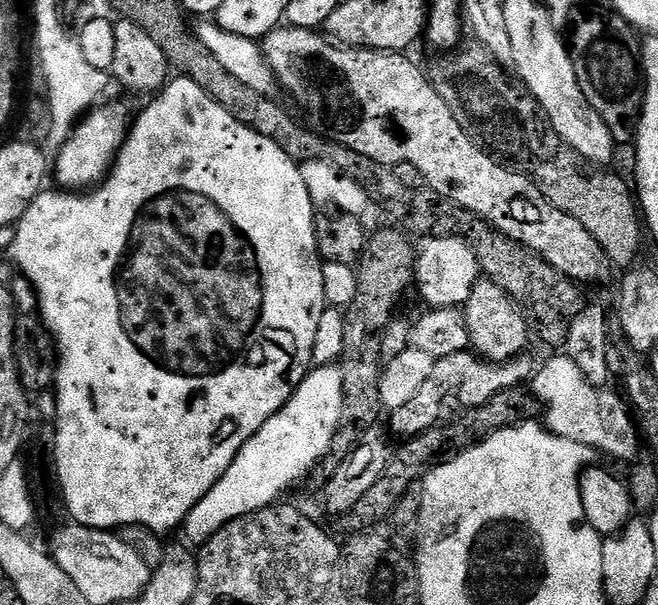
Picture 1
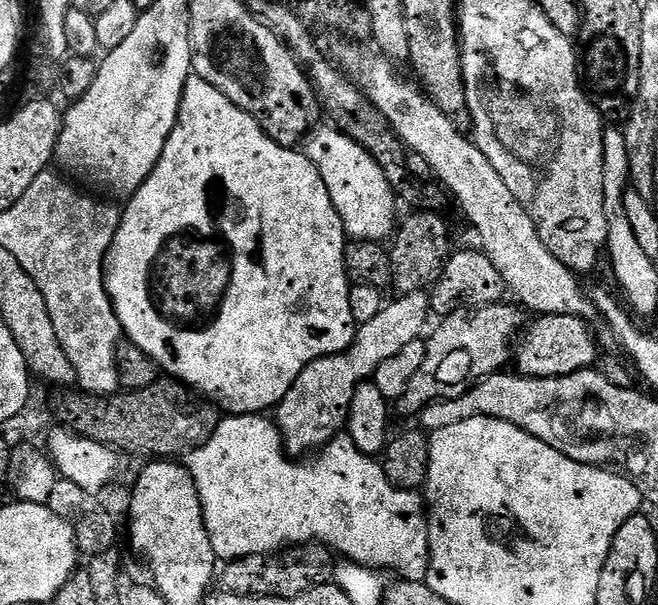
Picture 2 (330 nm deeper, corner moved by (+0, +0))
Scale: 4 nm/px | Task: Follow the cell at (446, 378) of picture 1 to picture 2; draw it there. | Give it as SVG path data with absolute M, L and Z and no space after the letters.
M554 314L540 316L536 320L532 329L530 326L523 333L524 341L522 336L514 352L515 371L519 375L527 376L530 380L558 378L580 372L584 368L591 368L601 359L602 351L600 352L599 346L596 345L596 336L588 325L591 323L585 317Z

